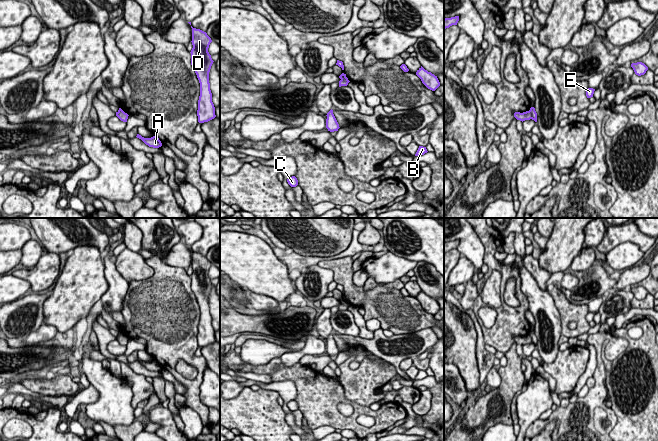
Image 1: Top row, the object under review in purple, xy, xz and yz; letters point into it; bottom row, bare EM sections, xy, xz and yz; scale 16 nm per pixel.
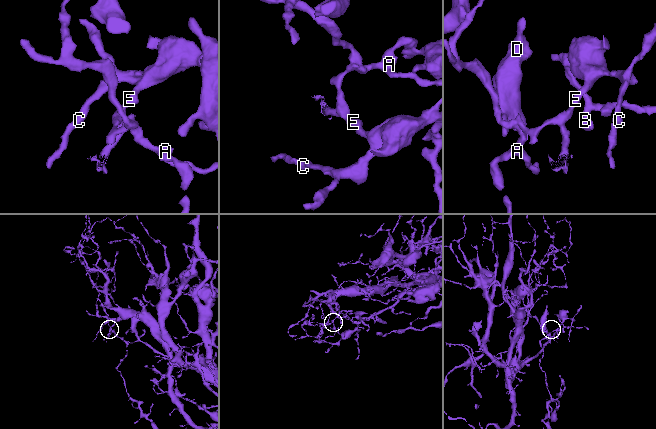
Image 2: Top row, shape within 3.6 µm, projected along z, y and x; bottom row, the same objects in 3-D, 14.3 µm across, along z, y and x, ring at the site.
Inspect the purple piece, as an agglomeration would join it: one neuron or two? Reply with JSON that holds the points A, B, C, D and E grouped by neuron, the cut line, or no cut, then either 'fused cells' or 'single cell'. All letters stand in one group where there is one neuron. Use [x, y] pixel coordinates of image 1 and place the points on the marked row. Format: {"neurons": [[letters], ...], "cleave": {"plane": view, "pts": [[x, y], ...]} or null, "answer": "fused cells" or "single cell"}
{"neurons": [["A", "D"], ["B", "C", "E"]], "cleave": {"plane": "yz", "pts": [[529, 110], [534, 119]]}, "answer": "fused cells"}

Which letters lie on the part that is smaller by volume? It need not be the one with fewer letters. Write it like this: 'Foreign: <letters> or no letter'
Foreign: B, C, E

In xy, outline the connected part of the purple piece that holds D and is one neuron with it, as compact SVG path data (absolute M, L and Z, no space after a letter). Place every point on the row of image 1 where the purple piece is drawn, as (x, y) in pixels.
M192 28L191 65L195 70L200 83L200 96L198 100L198 122L208 122L216 117L215 107L212 102L212 93L209 83L209 72L213 64L211 55L208 52L211 38L206 32Z

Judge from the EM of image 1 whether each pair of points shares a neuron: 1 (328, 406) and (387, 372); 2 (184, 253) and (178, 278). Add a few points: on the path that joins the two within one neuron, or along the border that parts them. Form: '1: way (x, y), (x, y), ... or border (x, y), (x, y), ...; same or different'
1: border (343, 392), (348, 399), (366, 406); different
2: border (164, 261), (170, 265), (182, 267), (185, 270); different

